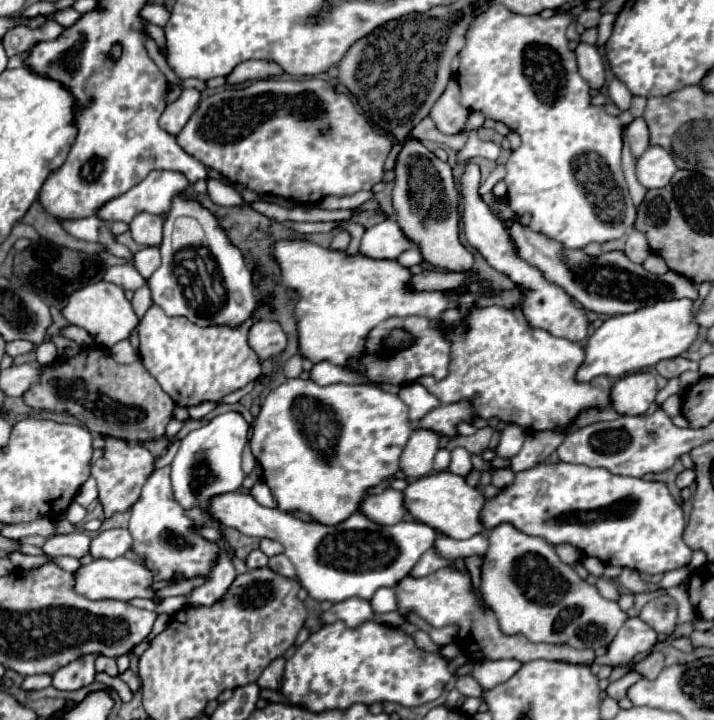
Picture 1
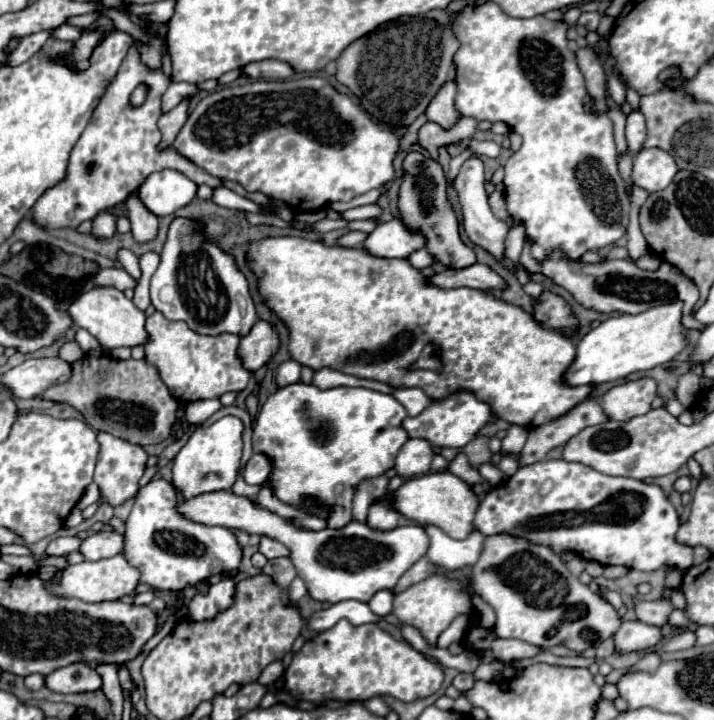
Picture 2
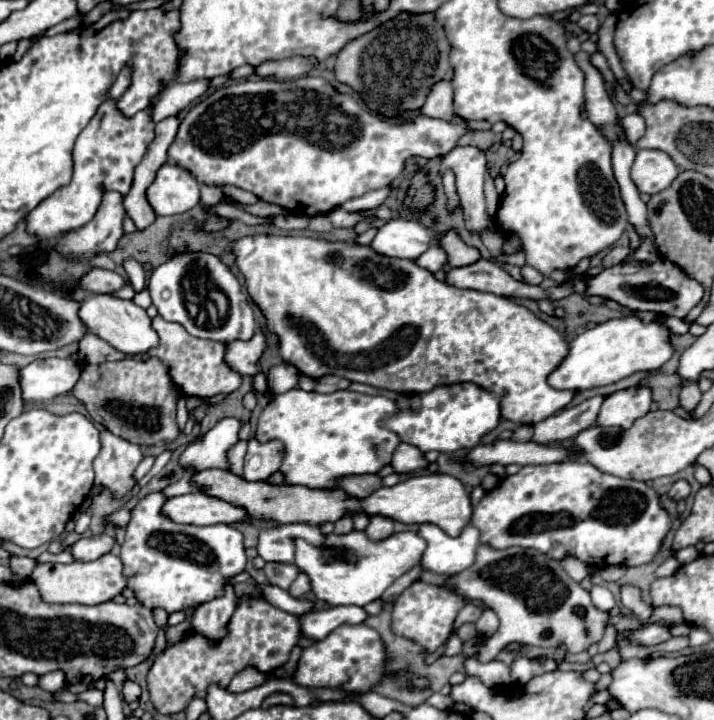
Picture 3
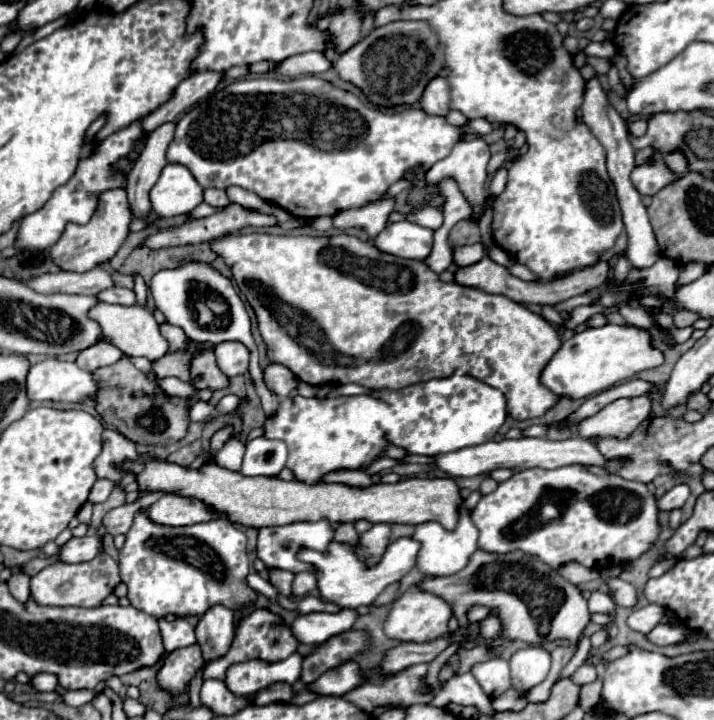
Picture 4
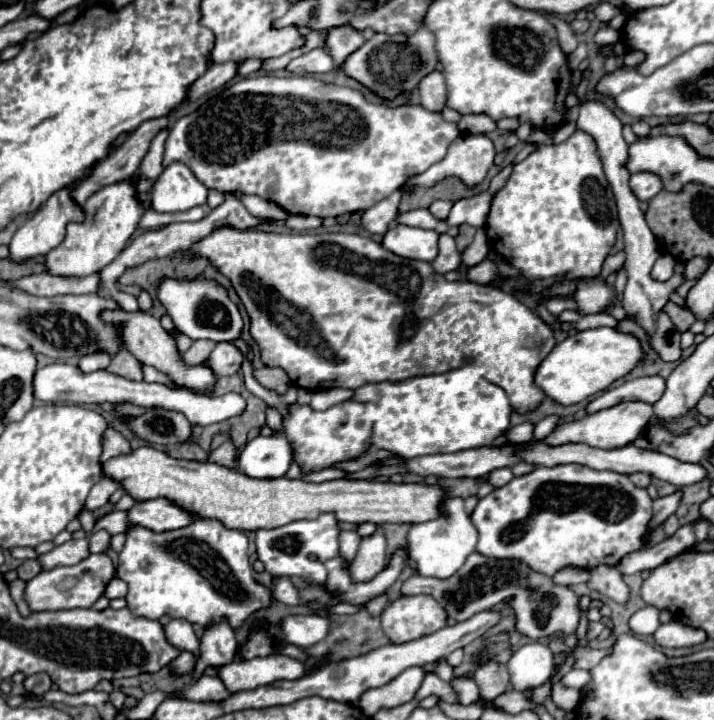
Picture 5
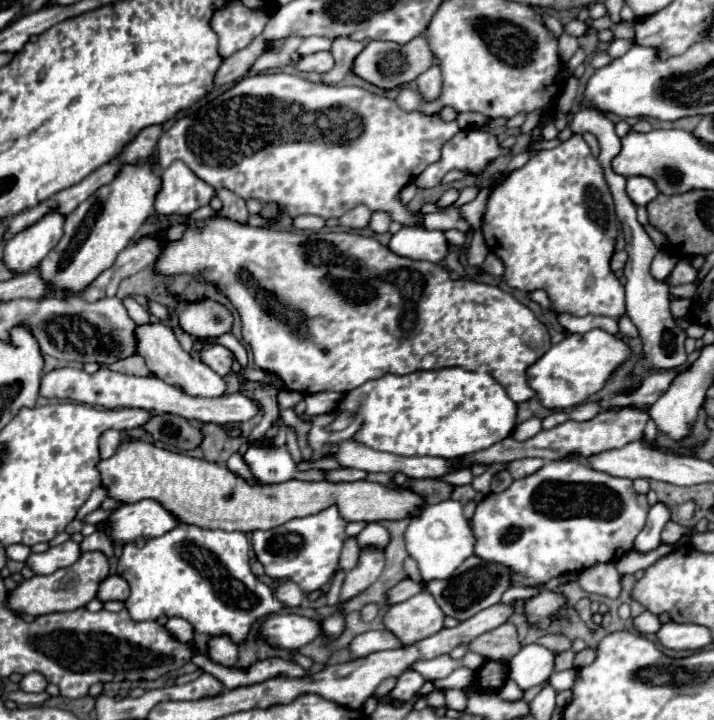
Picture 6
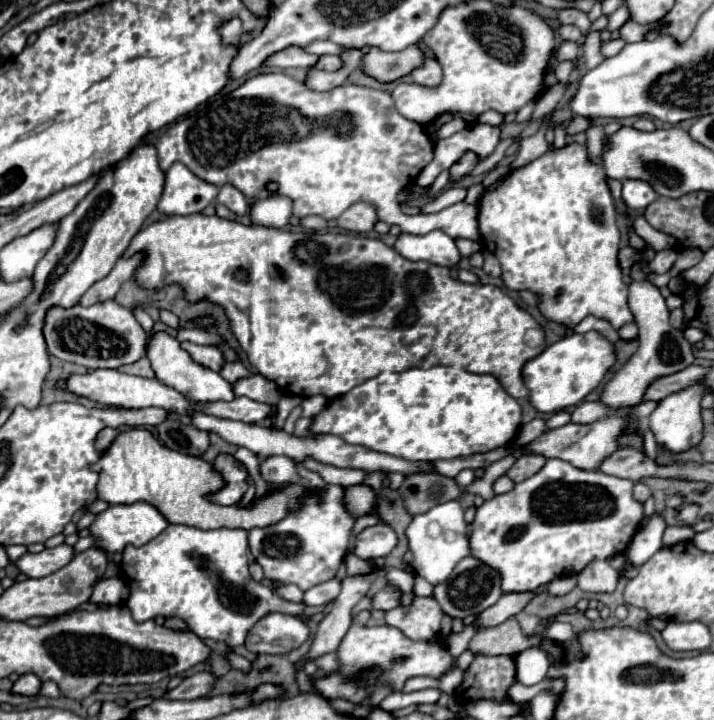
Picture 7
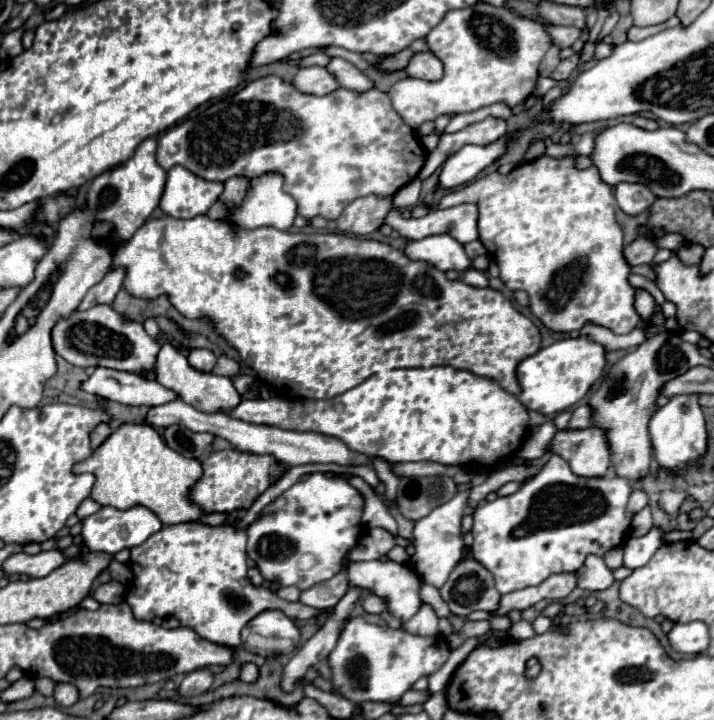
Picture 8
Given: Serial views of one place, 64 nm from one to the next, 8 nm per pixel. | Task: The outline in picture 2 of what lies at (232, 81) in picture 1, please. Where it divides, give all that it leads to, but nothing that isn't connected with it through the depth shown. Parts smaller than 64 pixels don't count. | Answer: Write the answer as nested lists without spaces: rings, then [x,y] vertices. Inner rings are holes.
[[[260,60],[240,68],[242,78],[264,78],[264,80],[286,80],[294,76],[294,70],[280,60]]]

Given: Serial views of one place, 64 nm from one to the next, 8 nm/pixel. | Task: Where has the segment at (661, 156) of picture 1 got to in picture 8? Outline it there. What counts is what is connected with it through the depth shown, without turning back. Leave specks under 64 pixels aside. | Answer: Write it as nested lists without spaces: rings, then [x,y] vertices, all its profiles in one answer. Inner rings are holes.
[[[620,182],[616,186],[616,202],[626,214],[640,214],[652,206],[656,196],[650,192],[650,188],[644,188],[644,184],[624,184]]]

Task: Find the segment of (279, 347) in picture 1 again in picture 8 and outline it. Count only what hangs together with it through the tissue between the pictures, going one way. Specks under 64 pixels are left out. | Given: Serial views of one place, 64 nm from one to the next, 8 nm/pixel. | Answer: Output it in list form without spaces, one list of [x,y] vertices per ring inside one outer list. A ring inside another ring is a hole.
[[[182,344],[182,346],[190,350],[190,354],[188,354],[188,362],[190,362],[190,366],[194,366],[194,368],[198,368],[198,370],[204,370],[204,372],[210,372],[210,370],[216,366],[218,358],[214,356],[214,352],[206,350],[206,348],[186,346],[186,344]]]

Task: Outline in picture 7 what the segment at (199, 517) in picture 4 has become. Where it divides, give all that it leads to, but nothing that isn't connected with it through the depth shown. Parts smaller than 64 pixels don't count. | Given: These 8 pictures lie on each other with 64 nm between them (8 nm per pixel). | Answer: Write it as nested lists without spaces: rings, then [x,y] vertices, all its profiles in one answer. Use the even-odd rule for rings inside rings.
[[[134,502],[134,504],[118,504],[110,506],[108,510],[100,512],[90,526],[90,534],[96,538],[96,546],[108,552],[122,552],[128,544],[144,546],[148,540],[156,538],[160,532],[168,528],[168,520],[160,516],[160,510],[148,502]]]

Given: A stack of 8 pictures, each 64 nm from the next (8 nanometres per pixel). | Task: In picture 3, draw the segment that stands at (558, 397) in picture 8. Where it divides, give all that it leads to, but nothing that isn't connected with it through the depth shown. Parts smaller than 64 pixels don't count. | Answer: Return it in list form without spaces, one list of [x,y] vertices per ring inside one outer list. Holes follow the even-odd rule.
[[[636,314],[602,322],[570,342],[568,358],[550,374],[548,382],[558,390],[588,390],[614,384],[636,372],[656,370],[674,354],[674,344],[670,338],[672,332],[666,326],[666,314],[660,314],[660,318],[652,322],[642,322]]]

